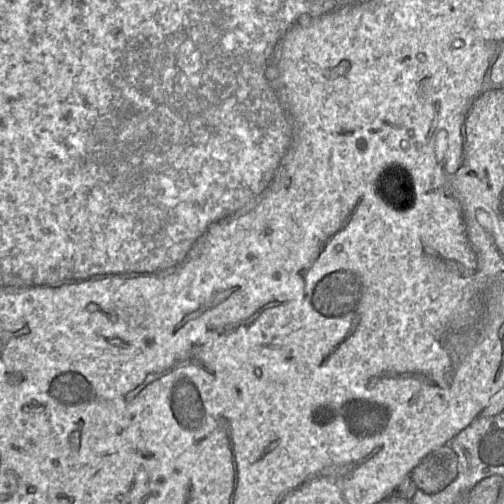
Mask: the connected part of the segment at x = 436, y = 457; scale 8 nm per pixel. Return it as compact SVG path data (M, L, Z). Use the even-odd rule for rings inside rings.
M446 444L425 456L410 476L421 491L436 494L451 484L457 473L457 454Z

